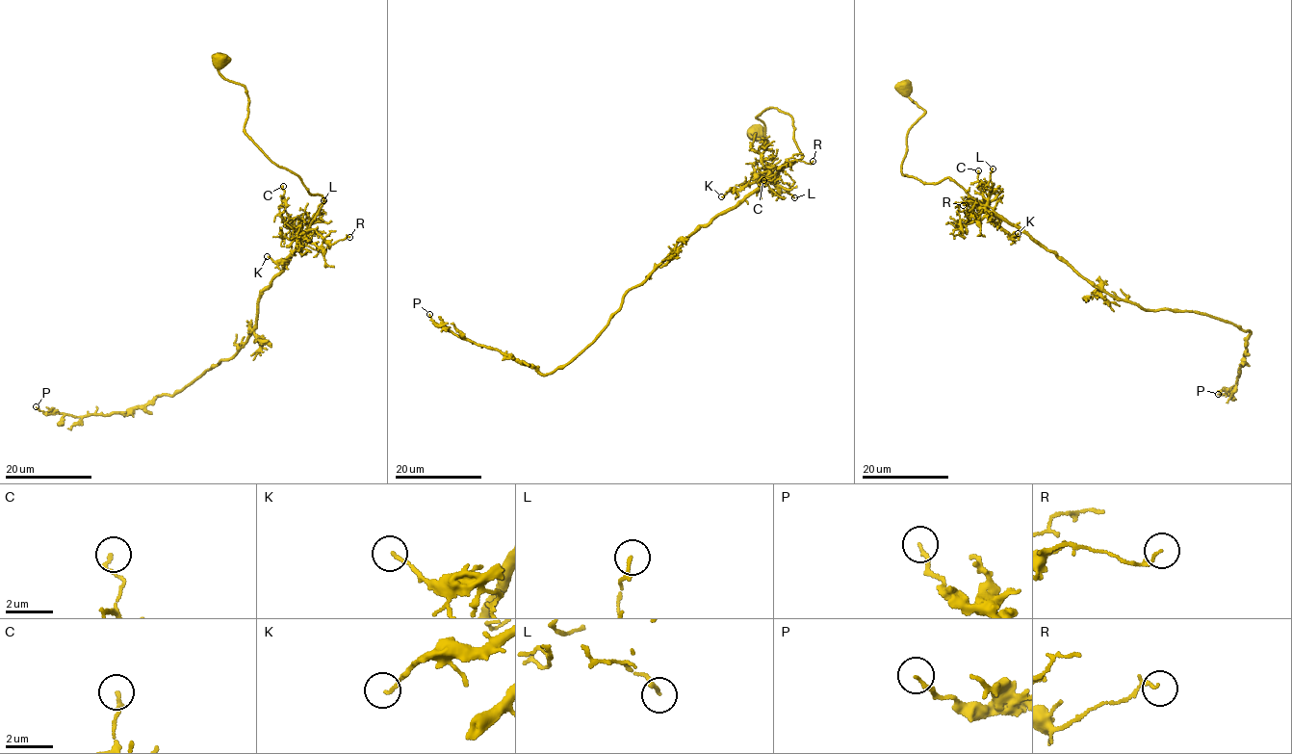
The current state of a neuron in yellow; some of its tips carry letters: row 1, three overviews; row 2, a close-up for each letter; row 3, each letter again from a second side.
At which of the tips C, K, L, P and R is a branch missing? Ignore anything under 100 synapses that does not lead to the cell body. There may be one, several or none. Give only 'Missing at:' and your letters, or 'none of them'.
Missing at: none of them

